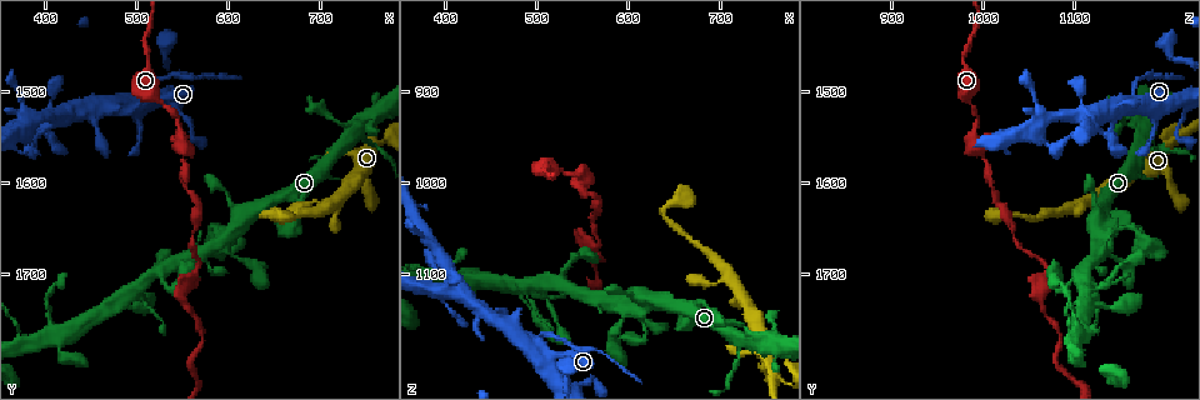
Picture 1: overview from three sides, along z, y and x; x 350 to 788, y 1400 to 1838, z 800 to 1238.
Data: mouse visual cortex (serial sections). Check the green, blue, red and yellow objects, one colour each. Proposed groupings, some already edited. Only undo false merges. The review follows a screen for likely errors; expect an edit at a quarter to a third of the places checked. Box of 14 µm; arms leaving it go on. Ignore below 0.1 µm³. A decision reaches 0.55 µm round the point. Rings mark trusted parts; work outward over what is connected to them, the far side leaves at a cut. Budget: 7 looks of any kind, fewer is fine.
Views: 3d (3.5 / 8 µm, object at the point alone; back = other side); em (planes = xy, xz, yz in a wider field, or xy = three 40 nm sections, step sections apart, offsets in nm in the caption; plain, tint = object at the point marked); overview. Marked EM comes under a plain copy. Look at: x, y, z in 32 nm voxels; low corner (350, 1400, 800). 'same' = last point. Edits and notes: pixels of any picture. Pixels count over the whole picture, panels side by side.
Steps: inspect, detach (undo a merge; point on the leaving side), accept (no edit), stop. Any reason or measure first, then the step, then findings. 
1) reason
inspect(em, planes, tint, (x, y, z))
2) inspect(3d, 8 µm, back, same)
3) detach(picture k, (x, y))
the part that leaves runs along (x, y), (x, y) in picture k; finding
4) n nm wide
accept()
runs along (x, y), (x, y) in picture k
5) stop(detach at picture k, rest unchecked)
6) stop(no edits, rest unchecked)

inspect(3d, 3.5 µm, back, (510, 1515, 1195))

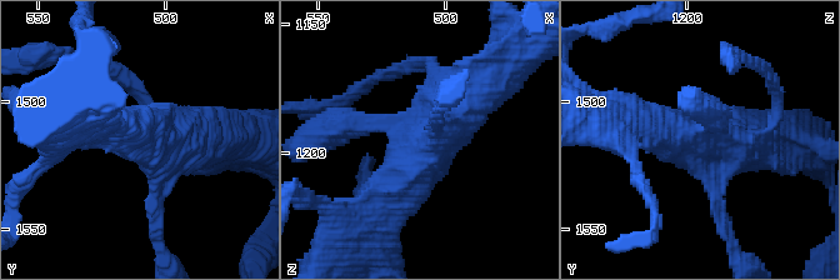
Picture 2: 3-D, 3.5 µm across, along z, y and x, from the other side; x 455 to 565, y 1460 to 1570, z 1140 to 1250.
now the EM
inspect(em, xy, step 3, tint, (506, 1515, 1196))

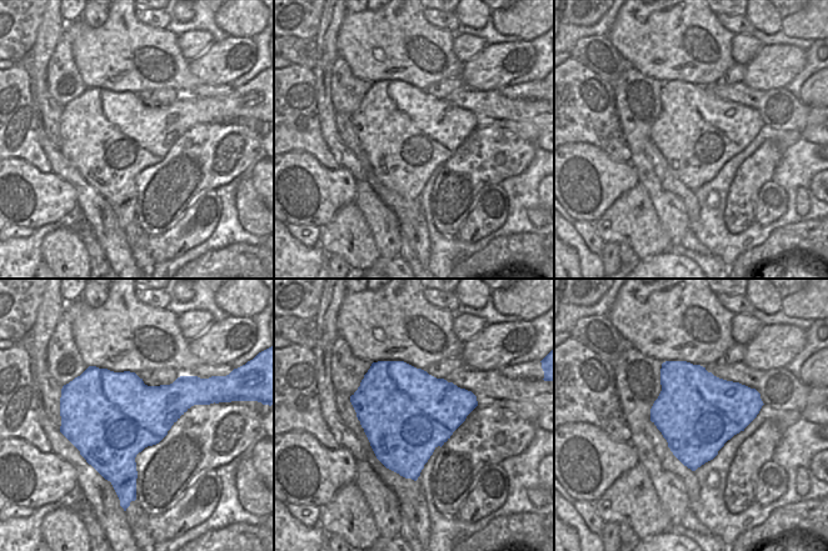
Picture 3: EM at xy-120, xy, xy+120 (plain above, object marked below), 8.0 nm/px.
accept()
runs along (378, 125), (428, 141), (505, 64) in picture 2; continuous, no second cell

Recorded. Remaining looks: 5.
thick turns thin
inspect(3d, 3.5 µm, (765, 1555, 1215))

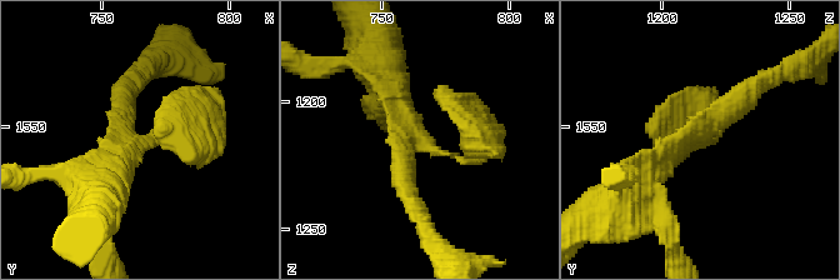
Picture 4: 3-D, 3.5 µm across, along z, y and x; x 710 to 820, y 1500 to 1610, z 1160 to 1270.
need the tissue
inspect(em, xy, step 5, tint, (765, 1555, 1214))

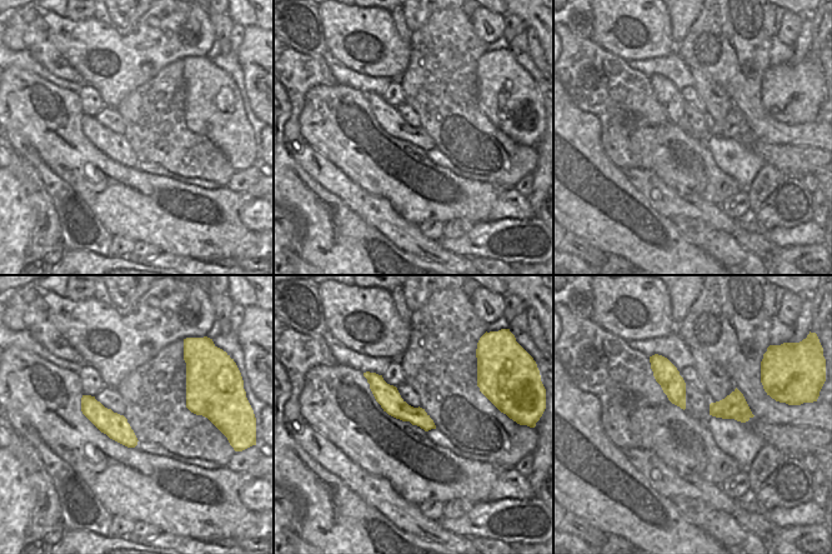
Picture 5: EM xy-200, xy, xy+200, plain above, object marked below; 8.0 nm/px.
3 arms; arms of 100, 250, 300 nm
accept()
runs along (104, 194), (128, 140), (174, 140), (193, 118) in picture 4; all the same cell

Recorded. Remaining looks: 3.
sharp bend
inspect(3d, 3.5 µm, (555, 1735, 1065))

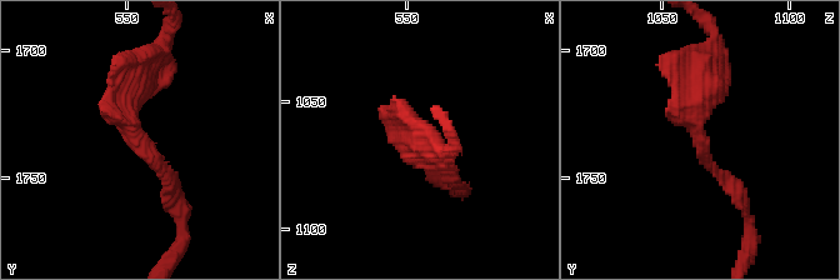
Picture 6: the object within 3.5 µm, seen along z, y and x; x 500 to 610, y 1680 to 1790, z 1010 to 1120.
arms of 150, 350 nm
inspect(em, xy, step 3, tint, (554, 1734, 1064))

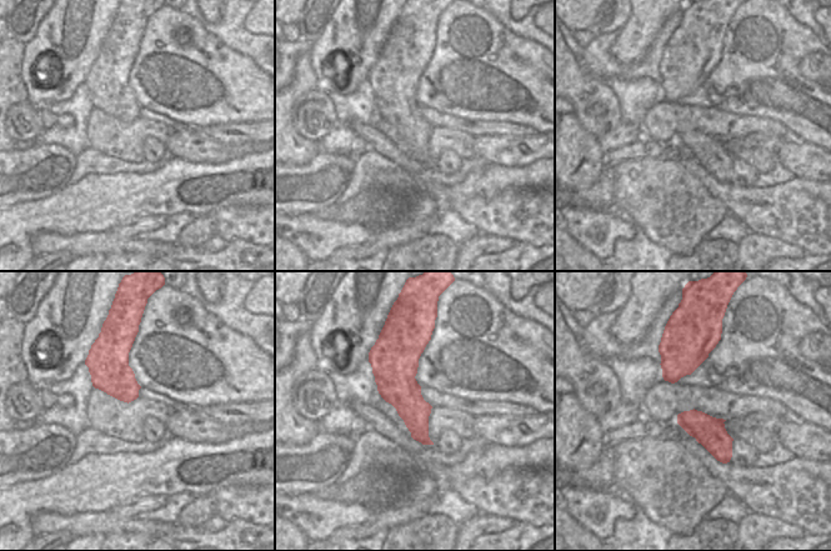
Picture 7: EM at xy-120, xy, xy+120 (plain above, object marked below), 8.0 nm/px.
accept()
all the same cell

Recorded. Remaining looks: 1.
stop(no edits, rest unchecked)

